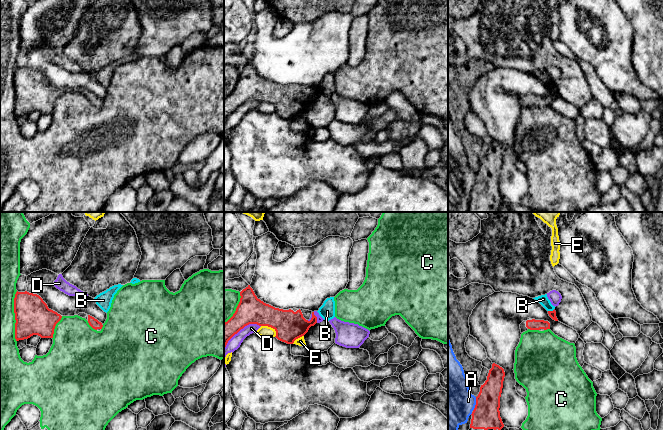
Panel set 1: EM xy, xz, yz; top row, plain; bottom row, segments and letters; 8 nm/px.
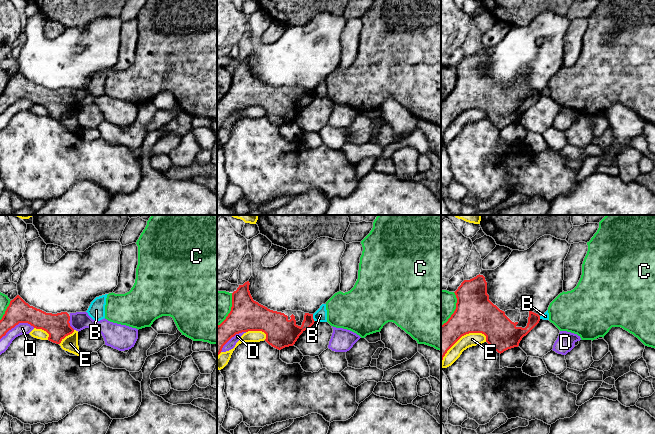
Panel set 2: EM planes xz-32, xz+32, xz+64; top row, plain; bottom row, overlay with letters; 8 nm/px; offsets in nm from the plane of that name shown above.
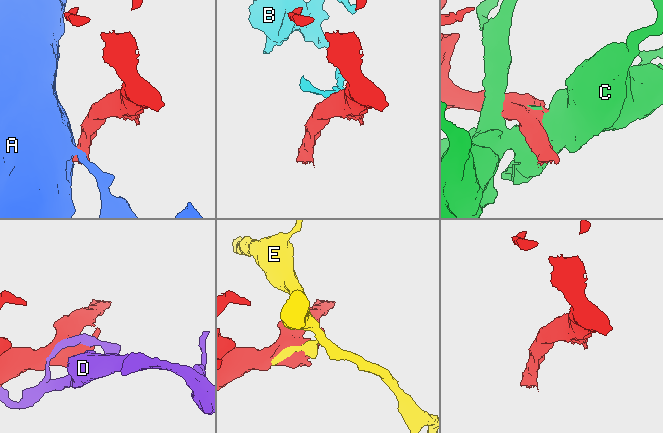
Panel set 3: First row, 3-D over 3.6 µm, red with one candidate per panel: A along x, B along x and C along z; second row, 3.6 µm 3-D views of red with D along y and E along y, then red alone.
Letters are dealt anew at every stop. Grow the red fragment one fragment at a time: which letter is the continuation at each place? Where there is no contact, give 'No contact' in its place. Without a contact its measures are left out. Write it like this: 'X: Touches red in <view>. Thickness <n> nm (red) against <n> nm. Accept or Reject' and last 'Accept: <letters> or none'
A: Touches red in yz. Thickness 220 nm (red) against 400 nm. Reject
B: Touches red in yz. Thickness 60 nm (red) against 80 nm. Reject
C: Touches red in xy. Thickness 280 nm (red) against 400 nm. Reject
D: Touches red in xz. Thickness 220 nm (red) against 100 nm. Reject
E: Touches red in xz. Thickness 240 nm (red) against 100 nm. Reject
Accept: none

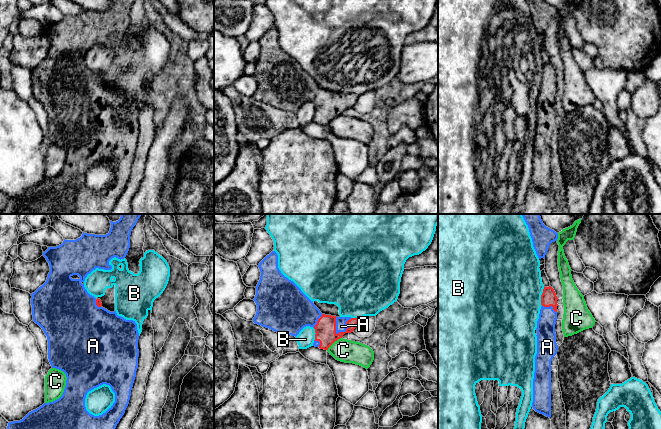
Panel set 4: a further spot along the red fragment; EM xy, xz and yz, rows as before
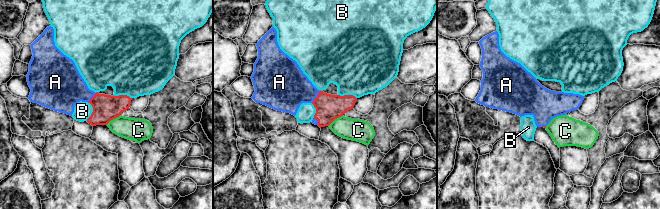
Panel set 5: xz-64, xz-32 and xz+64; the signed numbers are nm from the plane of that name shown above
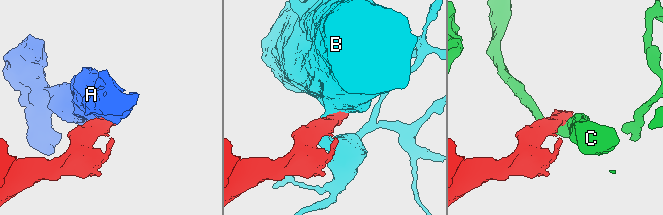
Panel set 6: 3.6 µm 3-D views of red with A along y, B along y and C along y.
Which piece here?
A: Touches red in xz. Thickness 170 nm (red) against 90 nm. Accept
B: Touches red in yz. Thickness 130 nm (red) against 500 nm. Reject
C: Touches red in xz. Thickness 170 nm (red) against 180 nm. Reject
Accept: A

